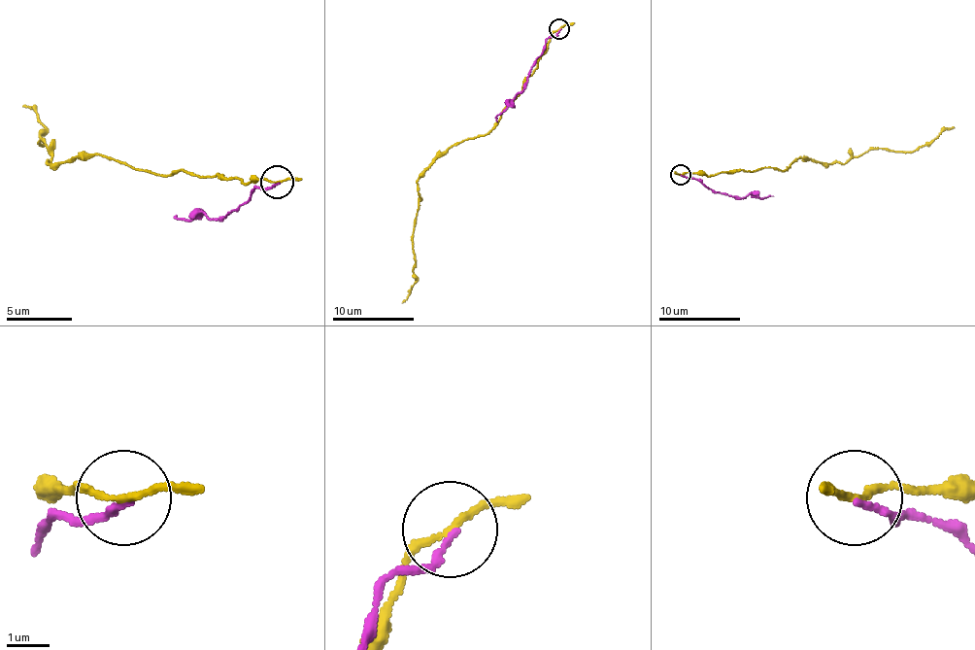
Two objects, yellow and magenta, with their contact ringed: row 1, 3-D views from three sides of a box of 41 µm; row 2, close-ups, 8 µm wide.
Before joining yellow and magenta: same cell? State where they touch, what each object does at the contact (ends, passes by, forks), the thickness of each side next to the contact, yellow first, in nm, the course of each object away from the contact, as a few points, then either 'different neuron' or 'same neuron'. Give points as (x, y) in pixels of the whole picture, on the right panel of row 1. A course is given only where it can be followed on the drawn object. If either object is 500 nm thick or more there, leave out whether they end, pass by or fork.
(681, 175) | yellow passes by | magenta ends | 140/150 nm | yellow via (680, 174), (786, 170), (798, 157), (849, 161), (880, 148), (918, 150), (955, 127) | magenta via (680, 174), (700, 180), (717, 192), (741, 198), (749, 194), (765, 198), (774, 196) | different neuron

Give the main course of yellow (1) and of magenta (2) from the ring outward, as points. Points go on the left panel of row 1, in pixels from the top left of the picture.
1: (278, 181), (258, 178), (245, 185), (221, 174), (156, 174), (100, 154), (48, 161), (41, 119), (21, 105)
2: (278, 181), (254, 188), (235, 211), (218, 221), (205, 214), (179, 221), (176, 217)

